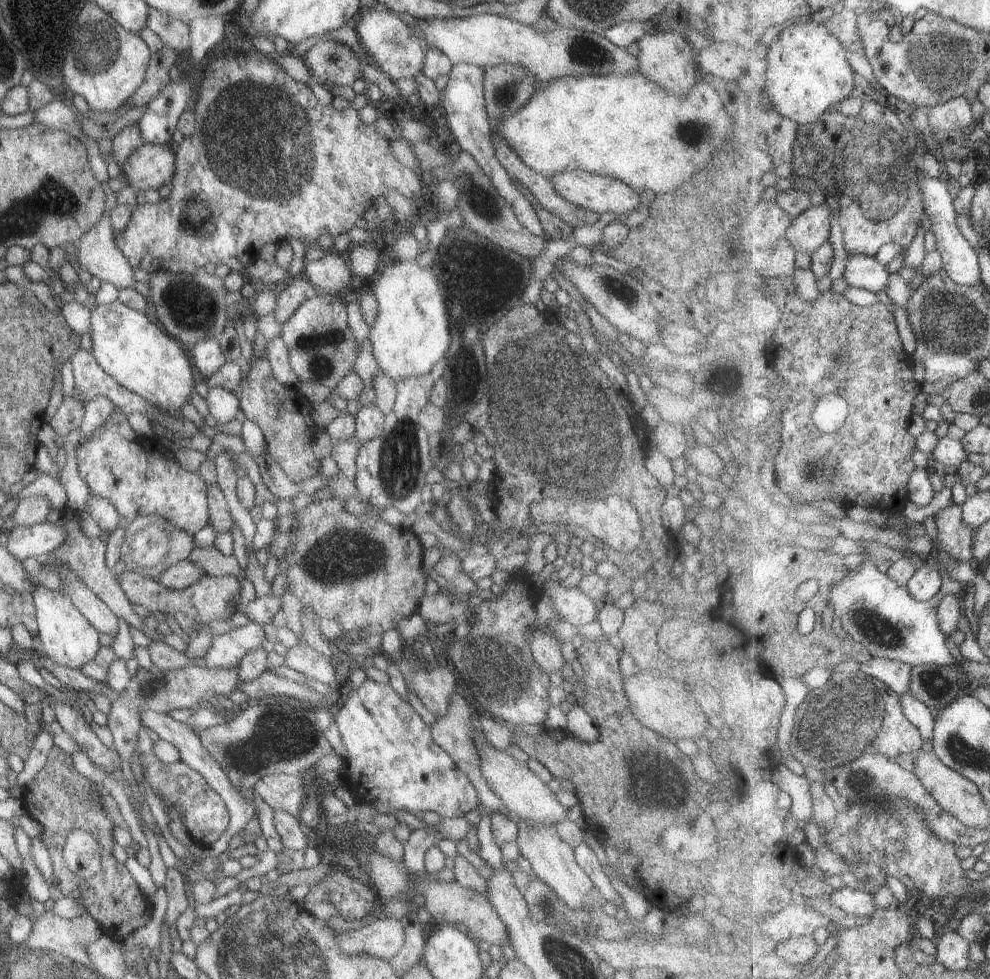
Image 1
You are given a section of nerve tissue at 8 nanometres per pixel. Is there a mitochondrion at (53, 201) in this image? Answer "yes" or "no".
yes

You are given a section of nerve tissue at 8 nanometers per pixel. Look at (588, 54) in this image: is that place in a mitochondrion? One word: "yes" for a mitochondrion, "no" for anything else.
yes

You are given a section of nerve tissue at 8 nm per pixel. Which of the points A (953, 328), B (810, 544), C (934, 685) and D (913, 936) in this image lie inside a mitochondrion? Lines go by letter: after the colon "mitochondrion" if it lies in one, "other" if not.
A: mitochondrion
B: other
C: mitochondrion
D: other

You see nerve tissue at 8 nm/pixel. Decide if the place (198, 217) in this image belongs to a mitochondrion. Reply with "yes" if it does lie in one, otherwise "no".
yes

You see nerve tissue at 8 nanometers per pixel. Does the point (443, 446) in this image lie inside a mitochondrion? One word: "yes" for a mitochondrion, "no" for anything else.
no

